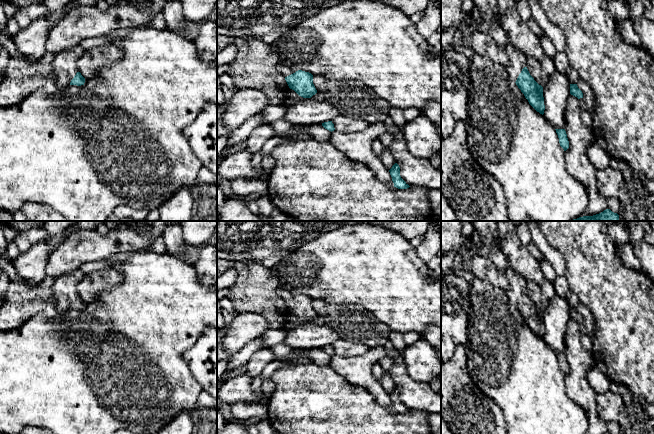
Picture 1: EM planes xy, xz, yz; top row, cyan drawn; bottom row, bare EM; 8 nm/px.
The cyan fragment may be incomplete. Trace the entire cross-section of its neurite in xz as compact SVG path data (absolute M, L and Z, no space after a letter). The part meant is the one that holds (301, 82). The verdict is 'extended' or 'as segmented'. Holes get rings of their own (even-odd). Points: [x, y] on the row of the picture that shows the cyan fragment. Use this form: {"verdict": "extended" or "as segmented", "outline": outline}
{"verdict": "extended", "outline": "M277 62L278 73L285 77L290 89L303 98L311 98L317 93L313 84L313 75L309 72L297 70Z"}

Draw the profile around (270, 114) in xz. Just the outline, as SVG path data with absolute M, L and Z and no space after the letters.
M285 104L276 105L276 106L269 105L259 114L264 118L266 124L271 125L274 121L283 118L287 109L288 106Z

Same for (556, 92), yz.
M555 70L543 87L543 116L555 129L566 127L565 111L570 95L570 82L567 76Z

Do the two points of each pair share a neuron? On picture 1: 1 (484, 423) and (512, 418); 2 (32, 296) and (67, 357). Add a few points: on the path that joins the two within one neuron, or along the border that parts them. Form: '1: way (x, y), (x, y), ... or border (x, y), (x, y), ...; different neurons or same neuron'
1: border (492, 399), (501, 409), (505, 423); different neurons
2: border (40, 312), (31, 316), (20, 325); different neurons

